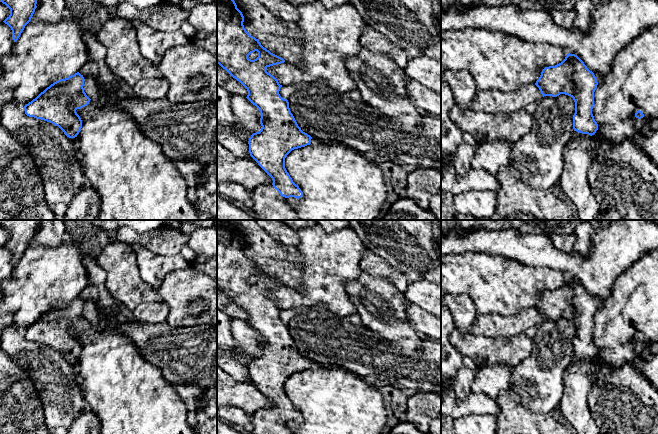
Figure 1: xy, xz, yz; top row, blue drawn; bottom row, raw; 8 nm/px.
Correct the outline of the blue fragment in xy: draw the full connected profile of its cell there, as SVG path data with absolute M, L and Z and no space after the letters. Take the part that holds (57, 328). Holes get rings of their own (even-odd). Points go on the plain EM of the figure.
M77 296L54 306L23 331L25 338L58 350L69 362L77 361L82 344L76 334L91 324L84 316L84 305L83 299Z

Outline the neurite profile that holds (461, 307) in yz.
M441 291L441 304L450 311L454 327L464 334L469 328L477 314L476 307L467 295L452 295Z

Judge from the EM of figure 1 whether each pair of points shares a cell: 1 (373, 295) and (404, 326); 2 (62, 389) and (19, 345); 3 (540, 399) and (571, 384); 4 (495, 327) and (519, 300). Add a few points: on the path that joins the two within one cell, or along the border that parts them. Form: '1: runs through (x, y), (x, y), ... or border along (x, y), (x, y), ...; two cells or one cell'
1: runs through (381, 303), (396, 318); one cell
2: runs through (52, 378), (30, 356); one cell
3: border along (568, 366), (563, 373), (563, 392), (558, 404); two cells
4: border along (528, 309), (522, 309), (513, 315), (482, 314); two cells

